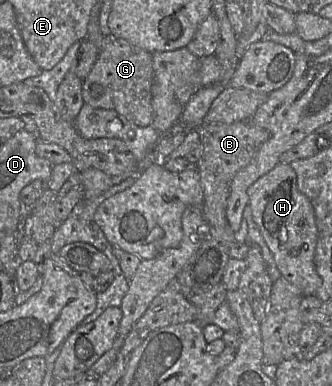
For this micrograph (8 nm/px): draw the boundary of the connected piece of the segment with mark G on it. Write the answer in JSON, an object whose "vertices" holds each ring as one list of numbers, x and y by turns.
{"vertices":[[112,33,104,36,98,58,82,83,84,103,93,108,115,110,130,122,146,127,152,124,152,53]]}

